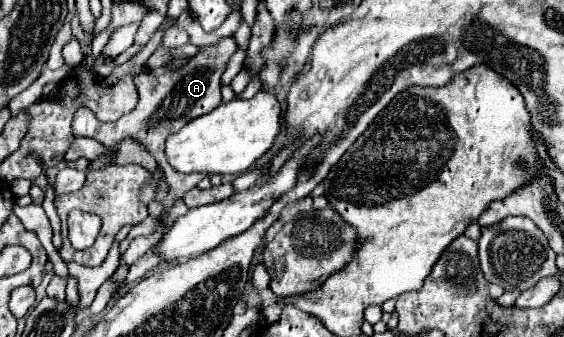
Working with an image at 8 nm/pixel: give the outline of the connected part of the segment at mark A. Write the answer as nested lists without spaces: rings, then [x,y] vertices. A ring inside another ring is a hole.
[[[222,38],[216,46],[202,48],[200,54],[194,56],[180,70],[158,68],[158,70],[146,70],[146,72],[136,74],[134,82],[136,82],[136,90],[138,90],[140,100],[138,100],[136,108],[130,114],[122,116],[116,122],[98,122],[96,114],[92,114],[84,106],[80,110],[76,110],[74,120],[72,120],[74,136],[88,136],[88,138],[94,138],[94,140],[102,142],[104,146],[108,146],[108,154],[102,154],[102,158],[92,160],[86,170],[74,170],[74,168],[60,170],[60,174],[56,176],[56,182],[54,182],[54,192],[62,194],[62,192],[76,192],[76,190],[80,190],[88,170],[100,170],[100,166],[114,164],[114,160],[116,160],[116,146],[120,146],[120,142],[124,138],[136,138],[144,146],[144,150],[150,156],[154,156],[154,160],[158,162],[158,166],[166,174],[166,180],[168,180],[168,186],[170,186],[170,192],[168,192],[168,196],[164,200],[164,212],[166,212],[176,198],[182,198],[184,192],[192,190],[206,174],[176,174],[176,170],[172,170],[172,166],[168,166],[168,160],[166,160],[166,154],[164,154],[164,142],[166,142],[168,134],[176,134],[176,130],[186,126],[192,118],[198,118],[200,114],[208,114],[208,110],[220,106],[220,100],[218,100],[220,76],[224,72],[224,66],[226,66],[228,58],[234,52],[236,52],[234,38]]]

